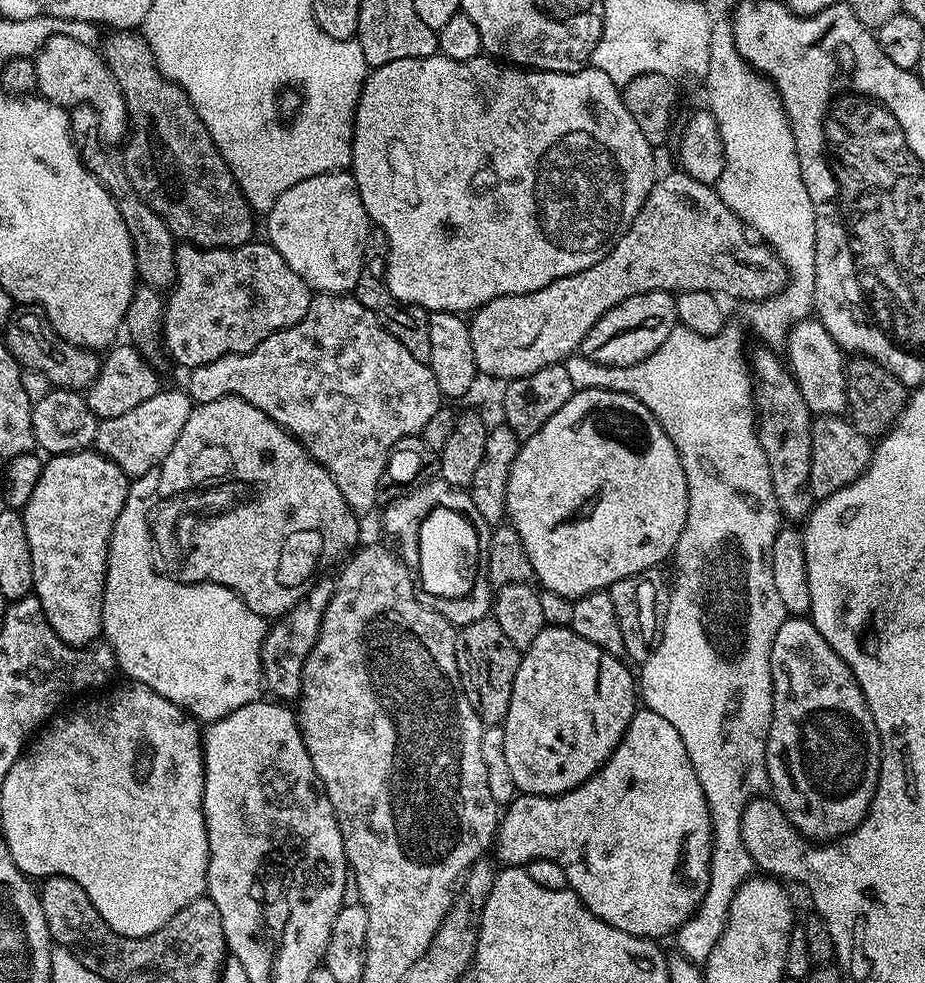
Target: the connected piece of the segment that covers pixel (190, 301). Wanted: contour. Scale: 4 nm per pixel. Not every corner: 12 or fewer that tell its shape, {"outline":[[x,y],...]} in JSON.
{"outline":[[267,242],[176,249],[184,370],[294,326],[313,289]]}

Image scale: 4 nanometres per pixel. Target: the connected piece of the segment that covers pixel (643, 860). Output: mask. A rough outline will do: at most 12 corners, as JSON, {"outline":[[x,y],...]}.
{"outline":[[638,710],[561,796],[517,795],[504,866],[553,860],[626,934],[704,902],[712,819],[686,746]]}

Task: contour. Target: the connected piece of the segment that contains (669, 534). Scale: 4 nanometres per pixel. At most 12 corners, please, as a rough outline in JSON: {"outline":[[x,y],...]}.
{"outline":[[625,392],[521,443],[506,520],[539,587],[647,573],[688,517],[682,458]]}

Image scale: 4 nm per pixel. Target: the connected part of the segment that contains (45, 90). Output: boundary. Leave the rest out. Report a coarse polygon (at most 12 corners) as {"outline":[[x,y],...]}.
{"outline":[[51,36],[34,61],[39,95],[65,110],[89,104],[116,146],[130,121],[93,45]]}

